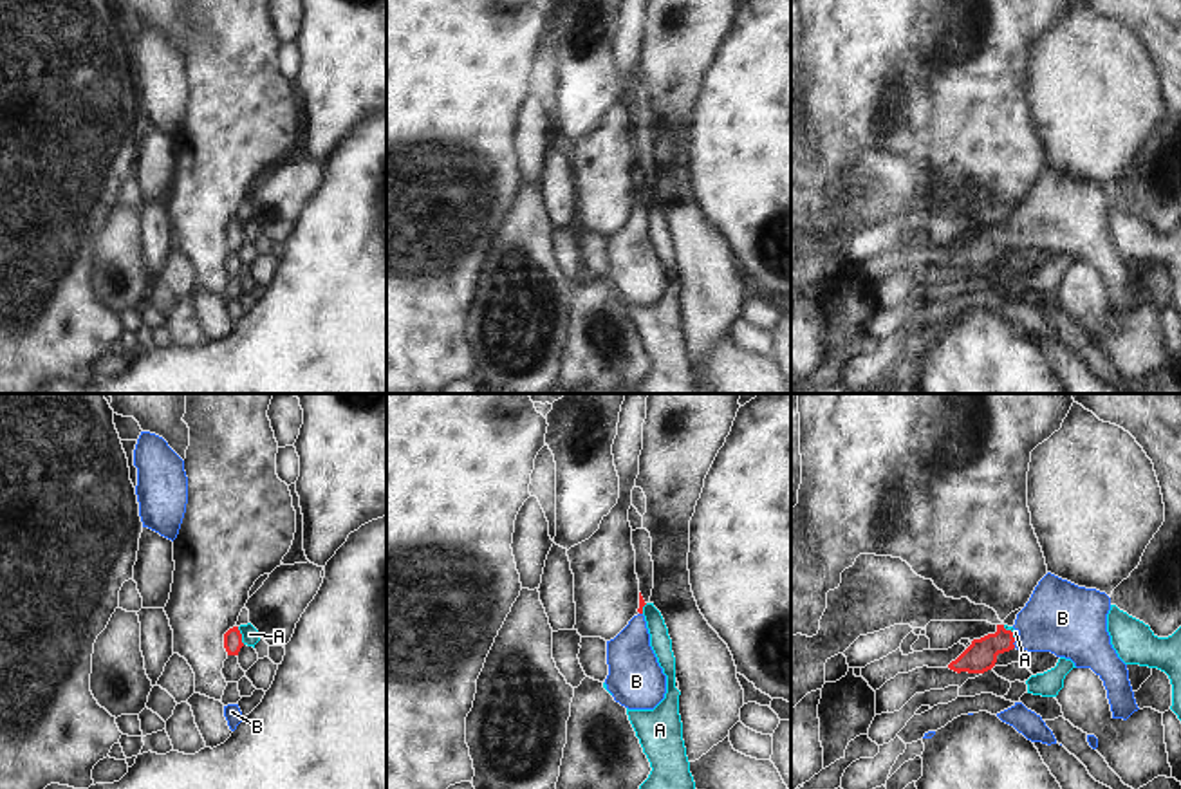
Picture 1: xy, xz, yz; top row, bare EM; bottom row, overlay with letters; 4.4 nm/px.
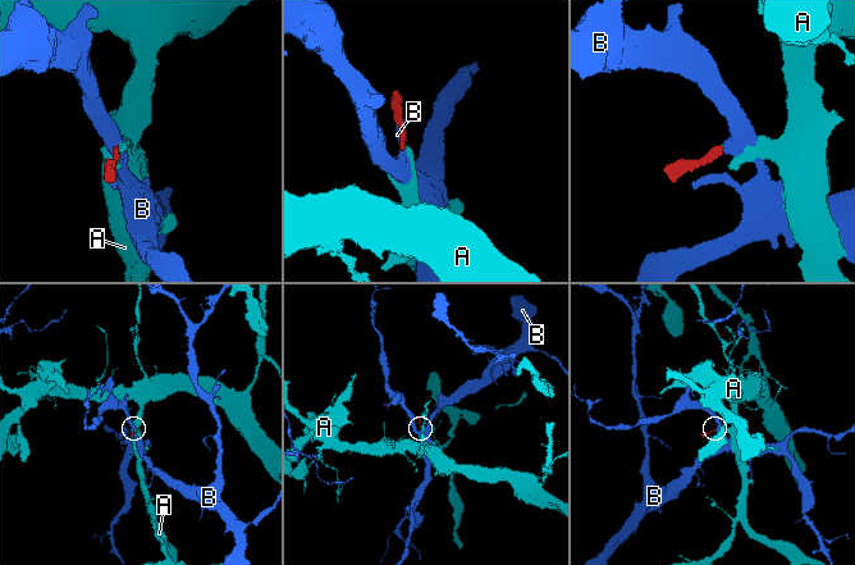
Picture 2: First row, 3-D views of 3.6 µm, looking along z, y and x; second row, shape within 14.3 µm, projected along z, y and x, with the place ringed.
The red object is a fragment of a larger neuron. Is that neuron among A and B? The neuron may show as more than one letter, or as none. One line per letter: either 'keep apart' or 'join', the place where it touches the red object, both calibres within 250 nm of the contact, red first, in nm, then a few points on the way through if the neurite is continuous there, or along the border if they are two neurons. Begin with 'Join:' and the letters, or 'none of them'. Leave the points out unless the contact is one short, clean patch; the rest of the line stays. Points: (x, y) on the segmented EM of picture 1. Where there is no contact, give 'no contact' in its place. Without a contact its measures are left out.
Join: B
A: keep apart | xy (241, 636) | 80/80 nm | along xy (237, 627), (244, 643)
B: join | yz (1013, 641) | 140/320 nm | across yz (981, 656), (994, 643), (1013, 641), (1062, 618)

